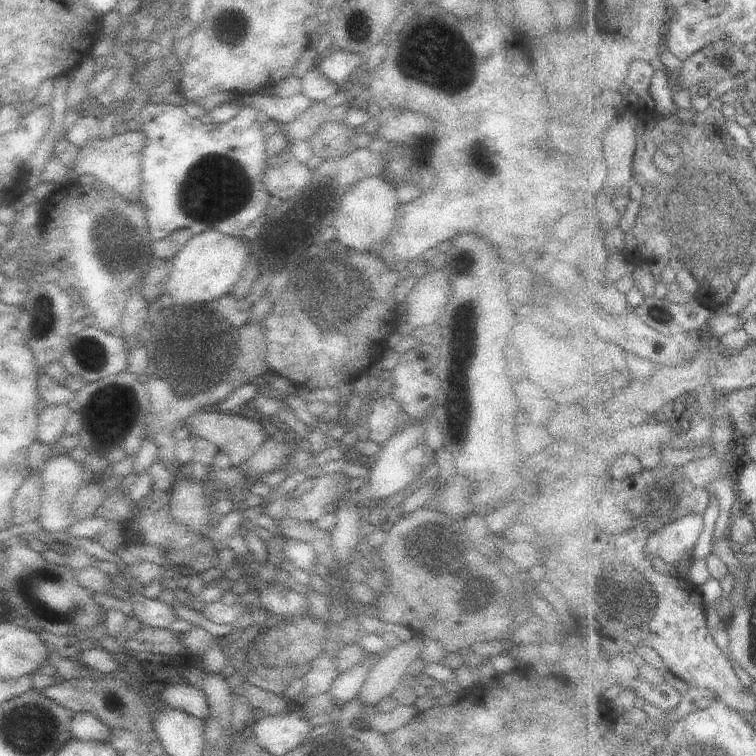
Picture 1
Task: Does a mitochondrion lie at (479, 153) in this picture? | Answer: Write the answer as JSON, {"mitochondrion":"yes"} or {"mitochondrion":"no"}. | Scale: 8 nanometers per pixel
{"mitochondrion":"yes"}

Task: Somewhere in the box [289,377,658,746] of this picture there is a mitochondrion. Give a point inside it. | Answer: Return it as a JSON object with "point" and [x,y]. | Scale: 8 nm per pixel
{"point":[631,605]}

